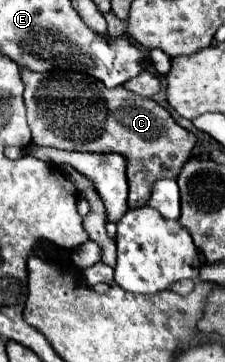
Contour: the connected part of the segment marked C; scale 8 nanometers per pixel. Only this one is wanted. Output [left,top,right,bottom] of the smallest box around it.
[20,67,194,207]

